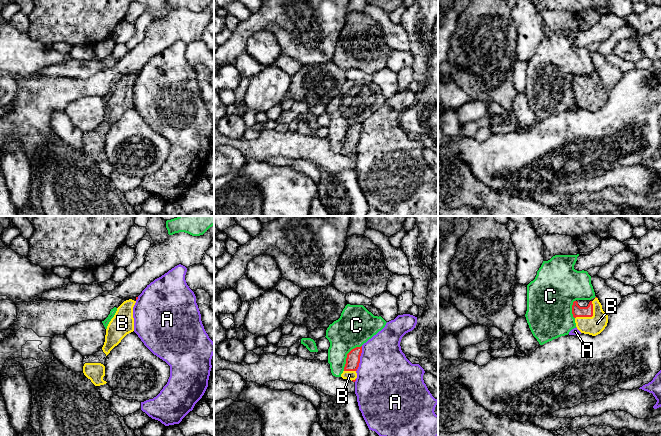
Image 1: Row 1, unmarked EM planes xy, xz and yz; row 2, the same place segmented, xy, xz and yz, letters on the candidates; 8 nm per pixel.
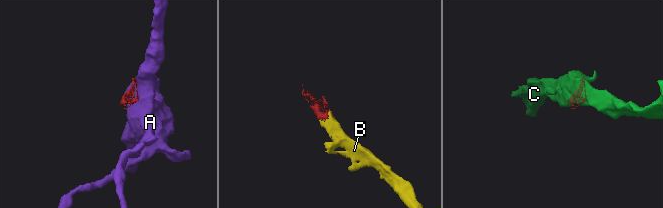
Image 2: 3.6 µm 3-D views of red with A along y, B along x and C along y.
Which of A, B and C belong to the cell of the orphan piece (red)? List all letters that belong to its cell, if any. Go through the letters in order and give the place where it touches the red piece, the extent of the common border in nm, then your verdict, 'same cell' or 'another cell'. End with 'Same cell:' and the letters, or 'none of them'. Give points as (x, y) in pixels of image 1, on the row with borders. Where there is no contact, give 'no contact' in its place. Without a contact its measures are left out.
A: contact xz (359, 359); length 220 nm; another cell
B: contact yz (590, 316); length 200 nm; same cell
C: contact xz (347, 355); length 260 nm; another cell
Same cell: B

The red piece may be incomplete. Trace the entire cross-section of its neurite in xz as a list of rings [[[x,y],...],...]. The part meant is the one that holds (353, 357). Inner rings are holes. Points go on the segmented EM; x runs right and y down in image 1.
[[[362,346],[352,349],[347,354],[344,371],[341,374],[341,377],[343,379],[351,380],[353,382],[356,381],[357,378],[356,371],[359,367],[361,353],[362,353]]]

